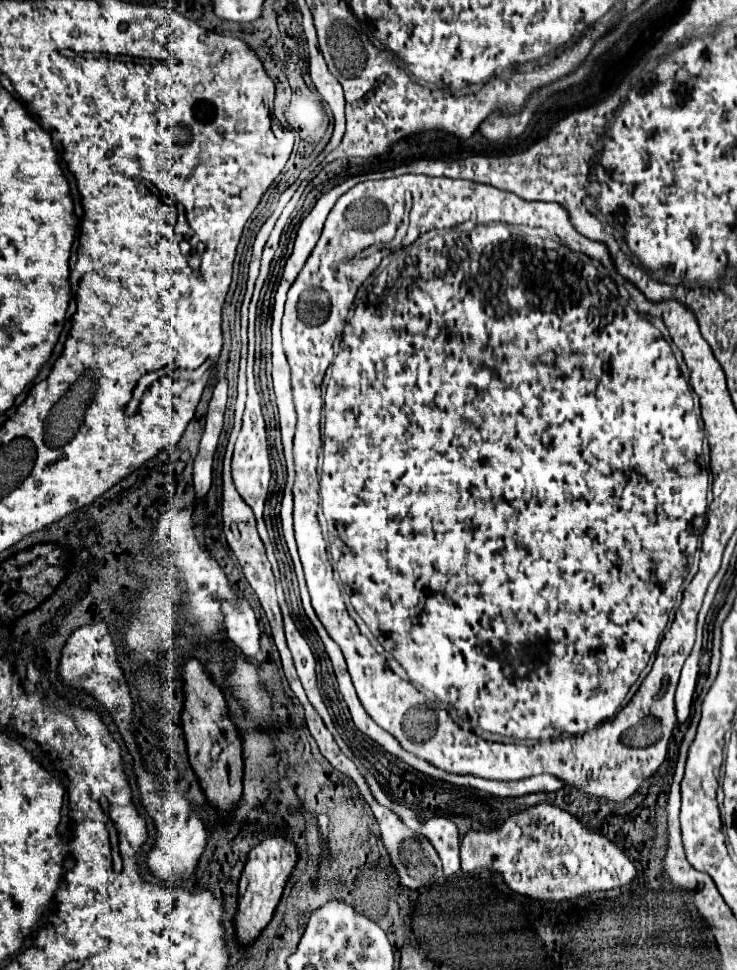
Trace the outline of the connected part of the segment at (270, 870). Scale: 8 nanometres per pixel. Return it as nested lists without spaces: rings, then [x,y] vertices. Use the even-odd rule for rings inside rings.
[[[273,834],[265,838],[259,846],[251,848],[239,880],[239,910],[235,916],[235,934],[241,944],[251,944],[261,934],[261,930],[269,924],[281,900],[283,888],[293,868],[297,866],[297,860],[299,860],[297,846],[291,842],[287,834]]]

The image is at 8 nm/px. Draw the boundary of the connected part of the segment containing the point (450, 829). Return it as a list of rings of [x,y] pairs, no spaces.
[[[389,800],[387,806],[411,828],[415,834],[425,836],[431,840],[433,848],[437,850],[441,862],[443,862],[443,872],[445,876],[453,876],[459,870],[459,832],[457,826],[445,818],[445,816],[433,816],[427,822],[421,822],[411,808],[407,808],[401,802]]]

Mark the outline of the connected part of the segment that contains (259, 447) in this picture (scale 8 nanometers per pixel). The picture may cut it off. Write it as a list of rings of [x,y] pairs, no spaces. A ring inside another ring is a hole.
[[[251,386],[249,394],[247,394],[247,406],[245,406],[245,412],[243,412],[243,428],[241,428],[239,438],[235,442],[233,482],[239,490],[239,494],[245,498],[245,502],[253,508],[253,512],[257,516],[259,532],[267,532],[265,520],[263,520],[263,504],[265,504],[265,494],[267,494],[267,488],[269,488],[269,478],[271,478],[271,468],[269,468],[269,448],[267,448],[267,436],[265,436],[265,422],[263,422],[263,414],[261,414],[259,394],[257,394],[255,386]]]

